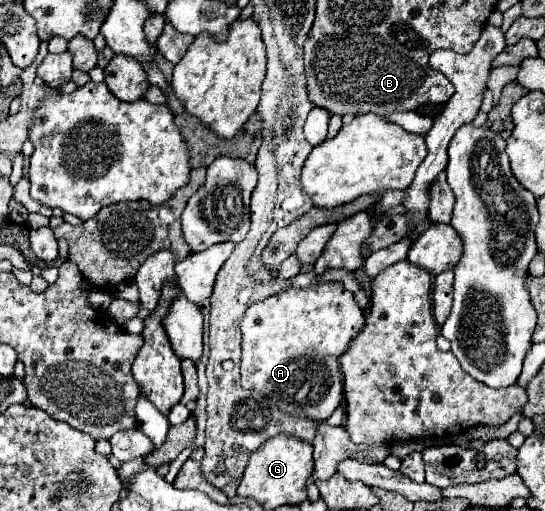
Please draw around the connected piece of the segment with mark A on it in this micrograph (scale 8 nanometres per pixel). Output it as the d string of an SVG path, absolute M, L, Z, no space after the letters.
M326 282L326 284L318 284L316 288L306 288L306 290L296 290L296 288L290 288L286 292L280 292L276 296L270 296L258 304L252 304L246 314L244 314L244 320L242 320L242 388L244 390L258 390L258 392L264 392L264 396L272 396L278 404L278 408L284 412L284 414L298 414L298 416L304 416L304 418L310 418L314 422L320 422L320 420L326 420L342 402L342 372L340 372L340 362L338 358L344 354L344 350L348 348L350 340L362 330L364 326L364 312L358 308L358 304L354 302L354 296L352 292L344 290L340 282Z

